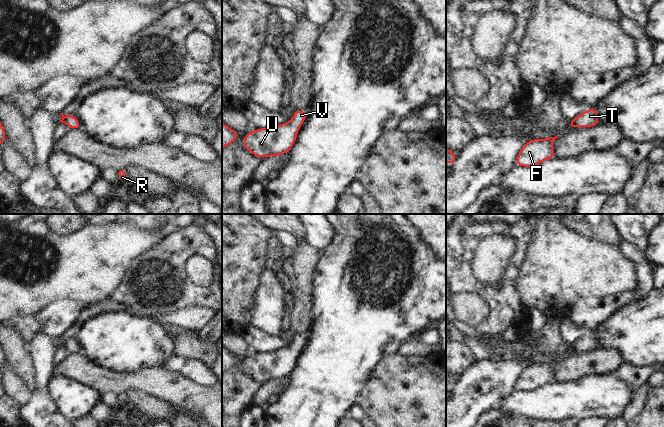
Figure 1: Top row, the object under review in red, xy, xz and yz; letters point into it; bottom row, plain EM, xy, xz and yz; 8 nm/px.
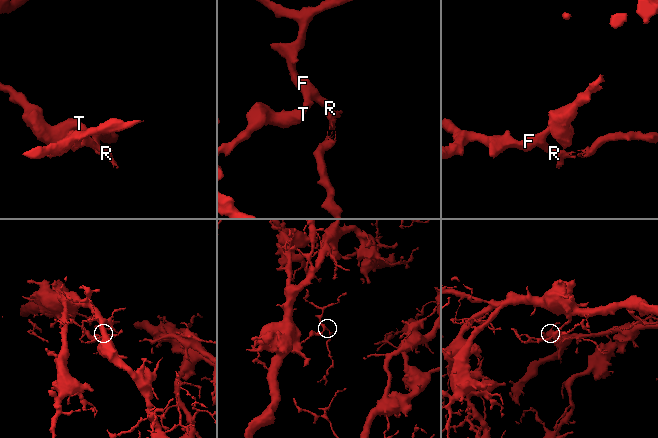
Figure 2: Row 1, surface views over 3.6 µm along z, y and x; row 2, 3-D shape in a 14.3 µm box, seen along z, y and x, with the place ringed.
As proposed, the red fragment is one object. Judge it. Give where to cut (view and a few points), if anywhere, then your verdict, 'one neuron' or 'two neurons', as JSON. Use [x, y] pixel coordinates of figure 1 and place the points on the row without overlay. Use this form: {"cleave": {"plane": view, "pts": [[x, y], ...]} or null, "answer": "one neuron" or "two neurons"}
{"cleave": null, "answer": "one neuron"}

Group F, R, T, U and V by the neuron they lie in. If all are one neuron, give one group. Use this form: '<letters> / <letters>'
F R T U V

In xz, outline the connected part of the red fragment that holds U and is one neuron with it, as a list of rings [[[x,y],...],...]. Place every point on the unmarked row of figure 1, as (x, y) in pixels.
[[[295,334],[291,345],[273,352],[250,355],[244,361],[243,370],[254,380],[268,382],[288,377],[297,363],[298,353],[304,347],[307,336]]]

